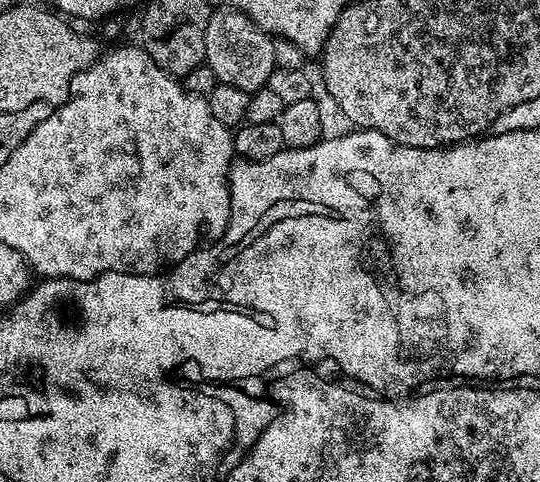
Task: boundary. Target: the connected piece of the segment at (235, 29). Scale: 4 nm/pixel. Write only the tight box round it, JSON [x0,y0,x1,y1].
[204,7,276,93]

